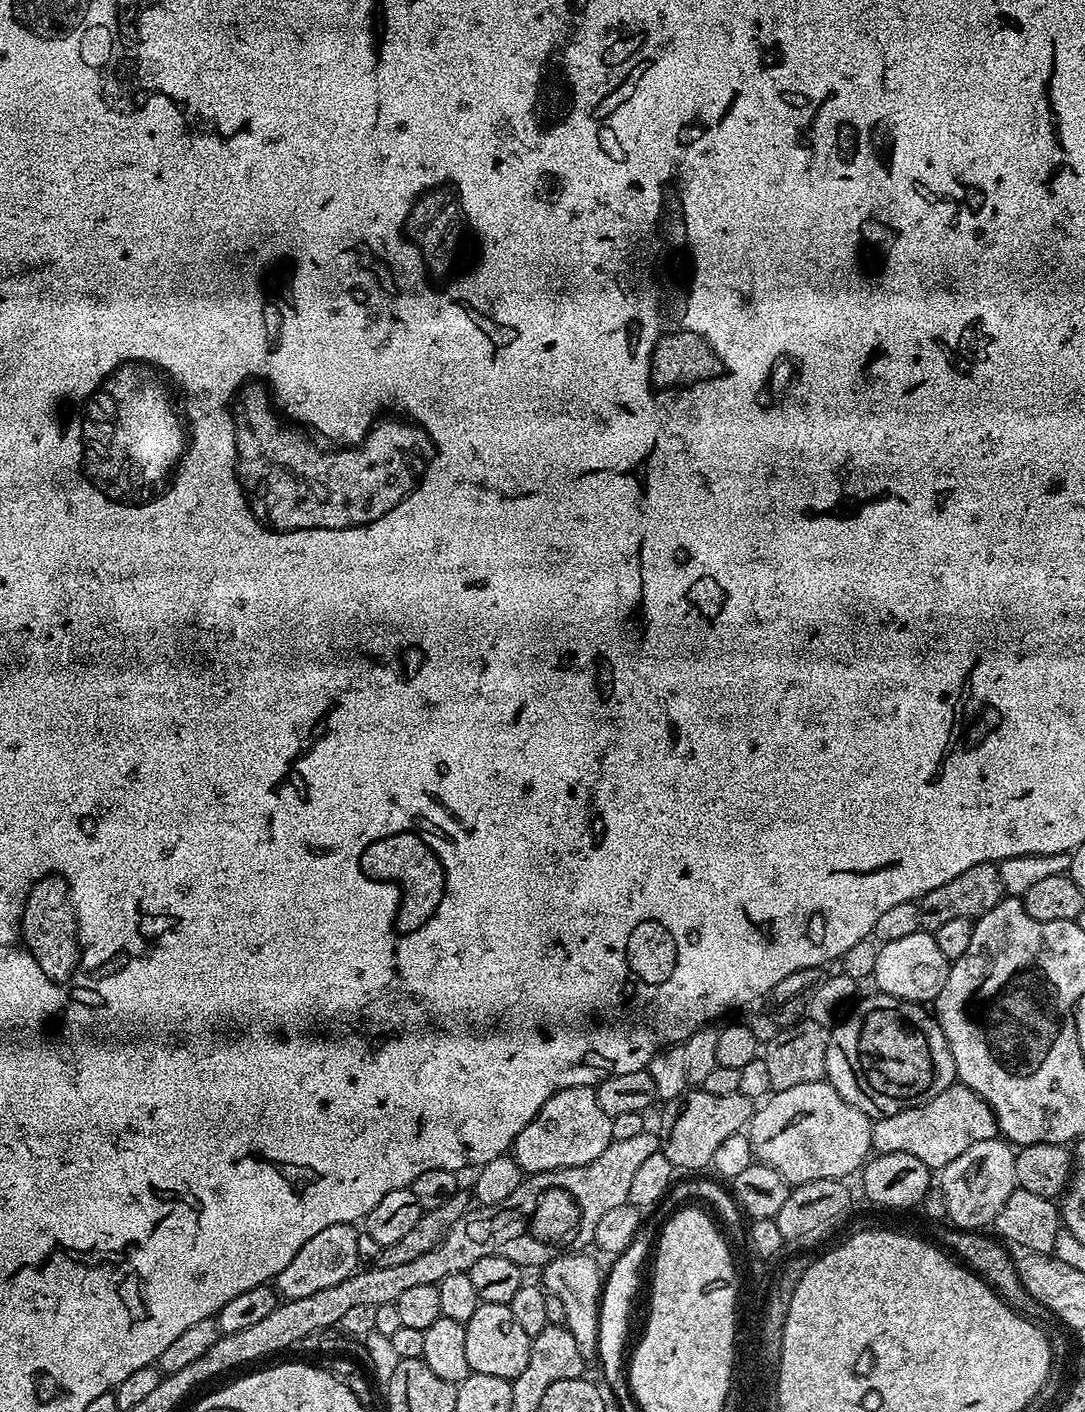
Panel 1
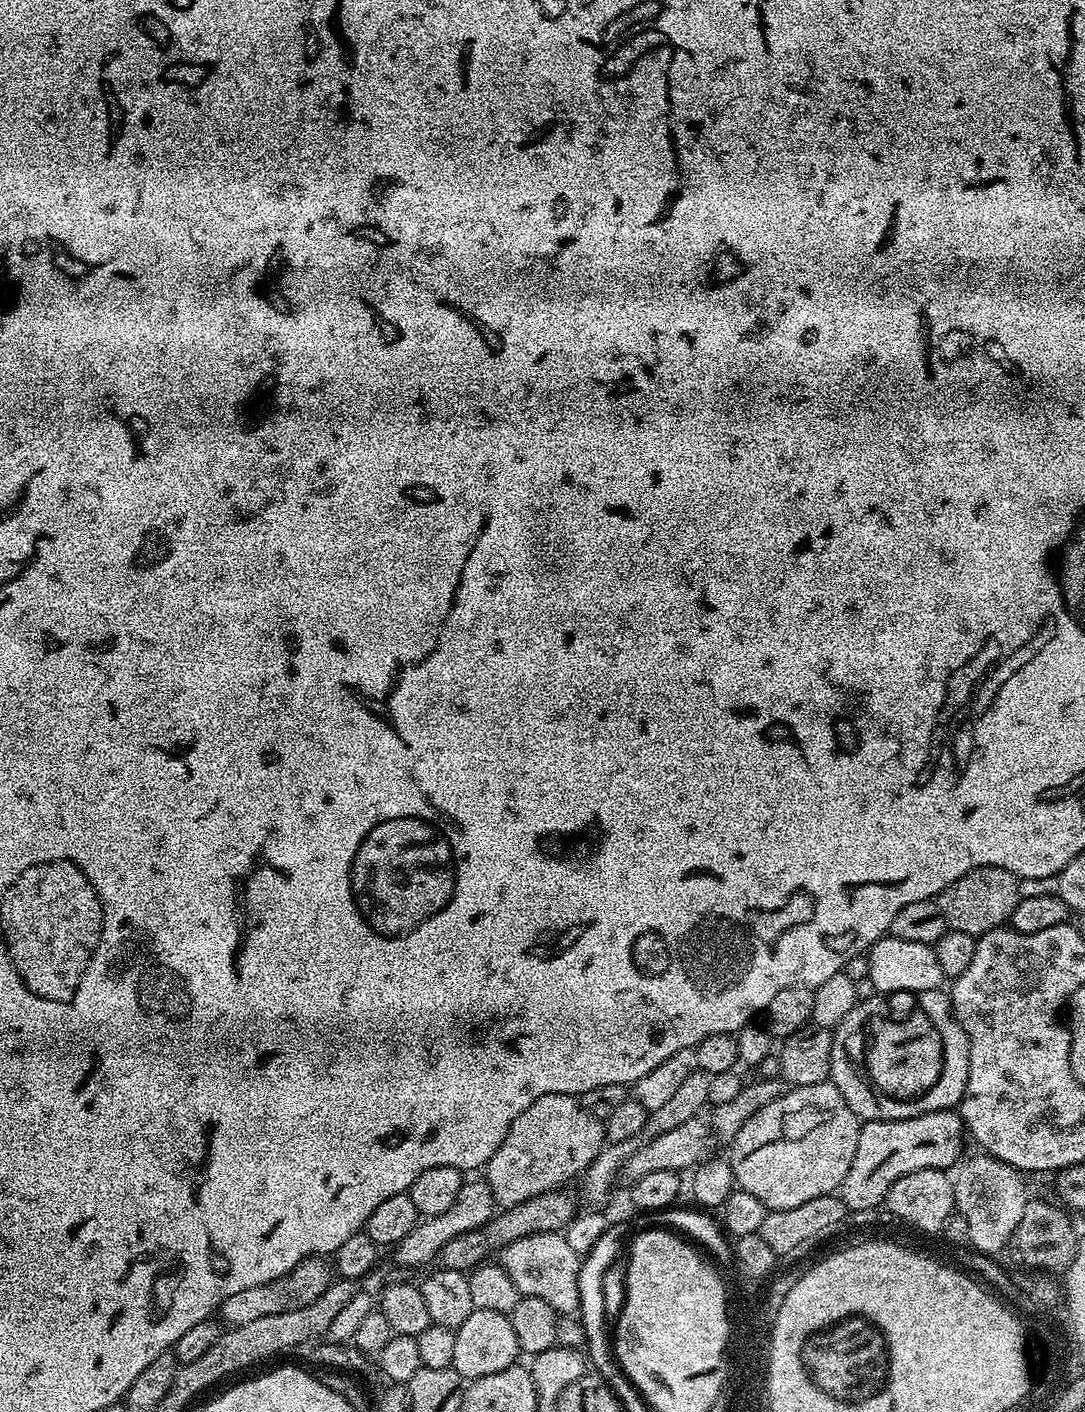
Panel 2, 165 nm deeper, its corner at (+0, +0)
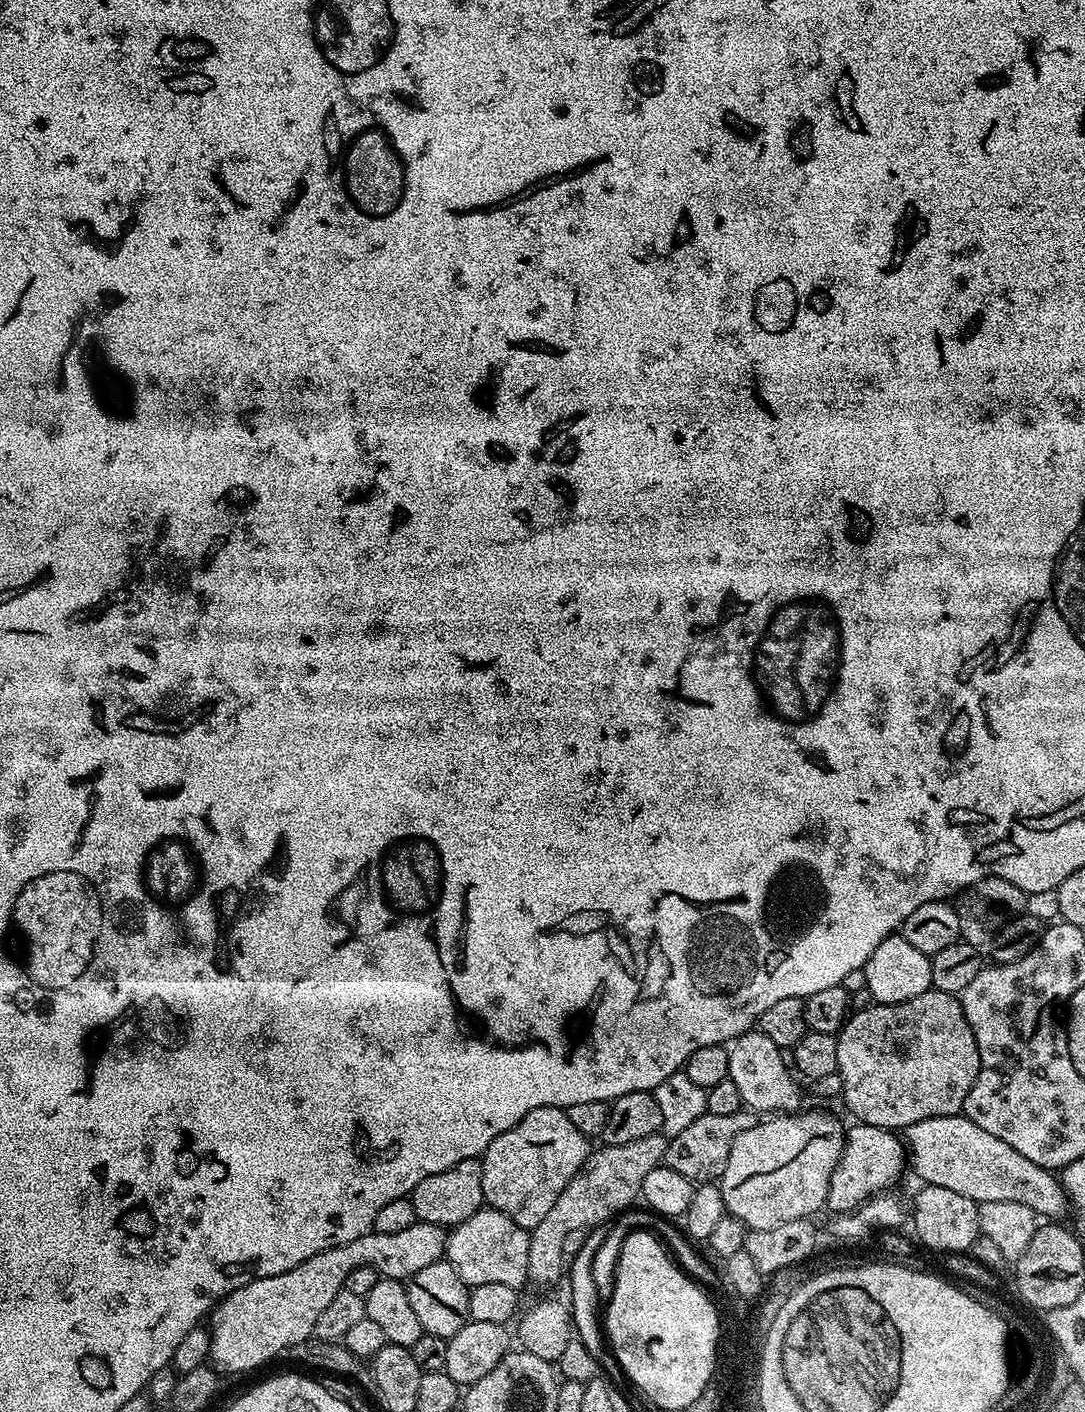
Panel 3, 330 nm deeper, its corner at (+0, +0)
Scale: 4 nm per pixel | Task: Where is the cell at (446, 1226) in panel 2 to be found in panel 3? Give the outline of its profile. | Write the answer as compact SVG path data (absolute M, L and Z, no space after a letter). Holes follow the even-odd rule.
M417 1222L399 1234L370 1231L362 1238L354 1238L354 1242L306 1258L306 1262L294 1266L294 1270L286 1270L286 1274L258 1278L242 1285L225 1296L210 1313L208 1354L215 1371L252 1372L296 1343L309 1339L315 1333L318 1314L326 1310L334 1294L341 1292L350 1273L364 1264L383 1279L407 1282L418 1270L445 1259L447 1247L445 1229L430 1222Z

